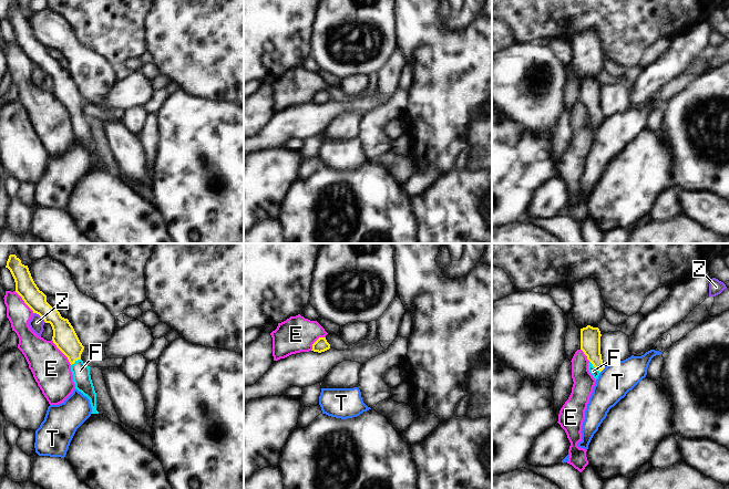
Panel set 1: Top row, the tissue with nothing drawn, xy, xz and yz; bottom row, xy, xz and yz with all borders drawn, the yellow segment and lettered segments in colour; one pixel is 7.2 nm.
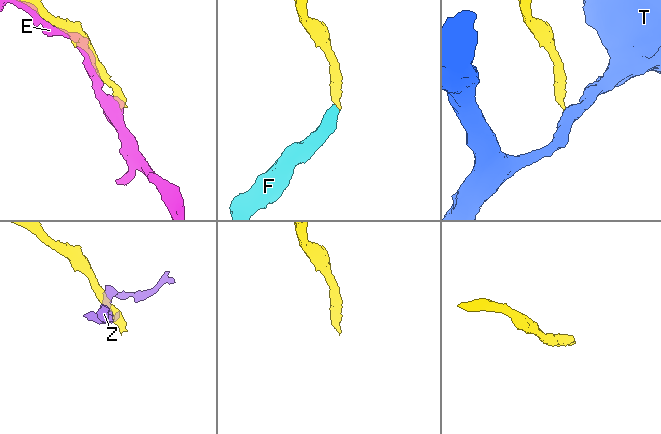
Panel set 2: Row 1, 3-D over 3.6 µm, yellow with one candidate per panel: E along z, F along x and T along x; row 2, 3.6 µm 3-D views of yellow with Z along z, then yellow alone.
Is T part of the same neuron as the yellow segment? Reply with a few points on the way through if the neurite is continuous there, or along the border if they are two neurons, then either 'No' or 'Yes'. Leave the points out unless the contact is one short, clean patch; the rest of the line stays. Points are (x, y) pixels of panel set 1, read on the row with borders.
Boundary: yz (605, 366), (599, 373). No.

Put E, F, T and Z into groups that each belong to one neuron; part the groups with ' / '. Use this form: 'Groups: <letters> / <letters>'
Groups: E / F / T / Z

